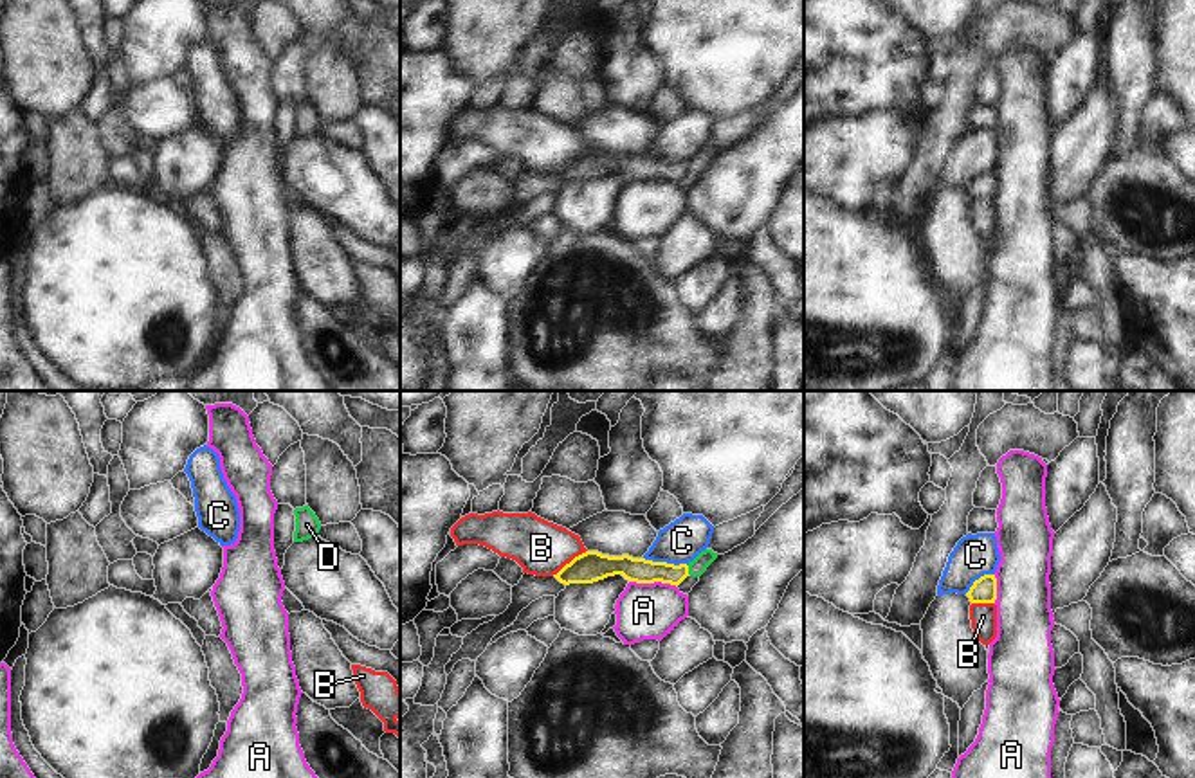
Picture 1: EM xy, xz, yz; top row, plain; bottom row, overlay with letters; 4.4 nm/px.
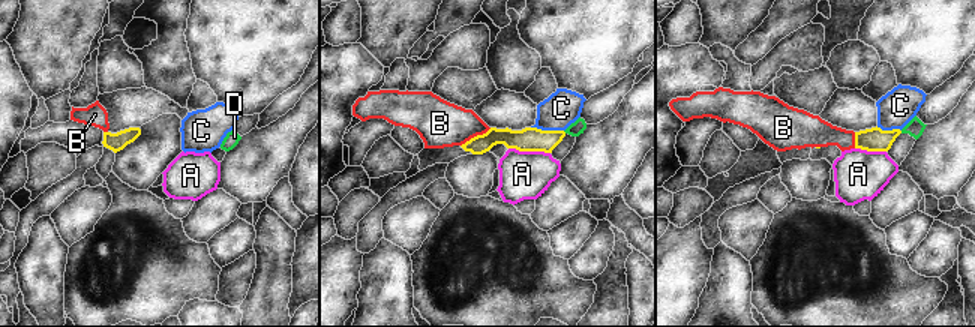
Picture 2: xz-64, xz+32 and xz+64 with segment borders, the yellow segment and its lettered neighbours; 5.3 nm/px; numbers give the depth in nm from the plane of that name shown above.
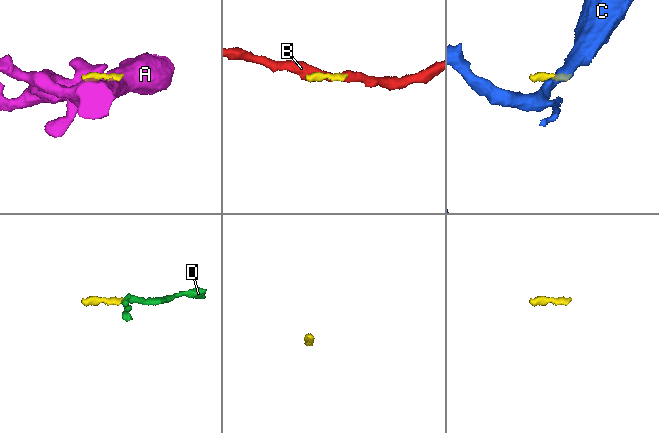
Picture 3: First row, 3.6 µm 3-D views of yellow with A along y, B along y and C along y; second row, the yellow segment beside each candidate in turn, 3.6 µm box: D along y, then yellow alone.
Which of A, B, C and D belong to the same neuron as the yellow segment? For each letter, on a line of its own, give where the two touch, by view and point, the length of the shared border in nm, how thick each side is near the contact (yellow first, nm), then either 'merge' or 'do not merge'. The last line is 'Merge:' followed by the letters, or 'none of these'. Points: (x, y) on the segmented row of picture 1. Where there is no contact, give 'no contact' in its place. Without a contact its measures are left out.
A: xz (653, 582) | 220 nm | 110/260 nm | do not merge
B: xz (570, 562) | 200 nm | 140/240 nm | do not merge
C: xz (665, 562) | 200 nm | 110/190 nm | do not merge
D: xz (687, 569) | 40 nm | 110/80 nm | merge
Merge: D

